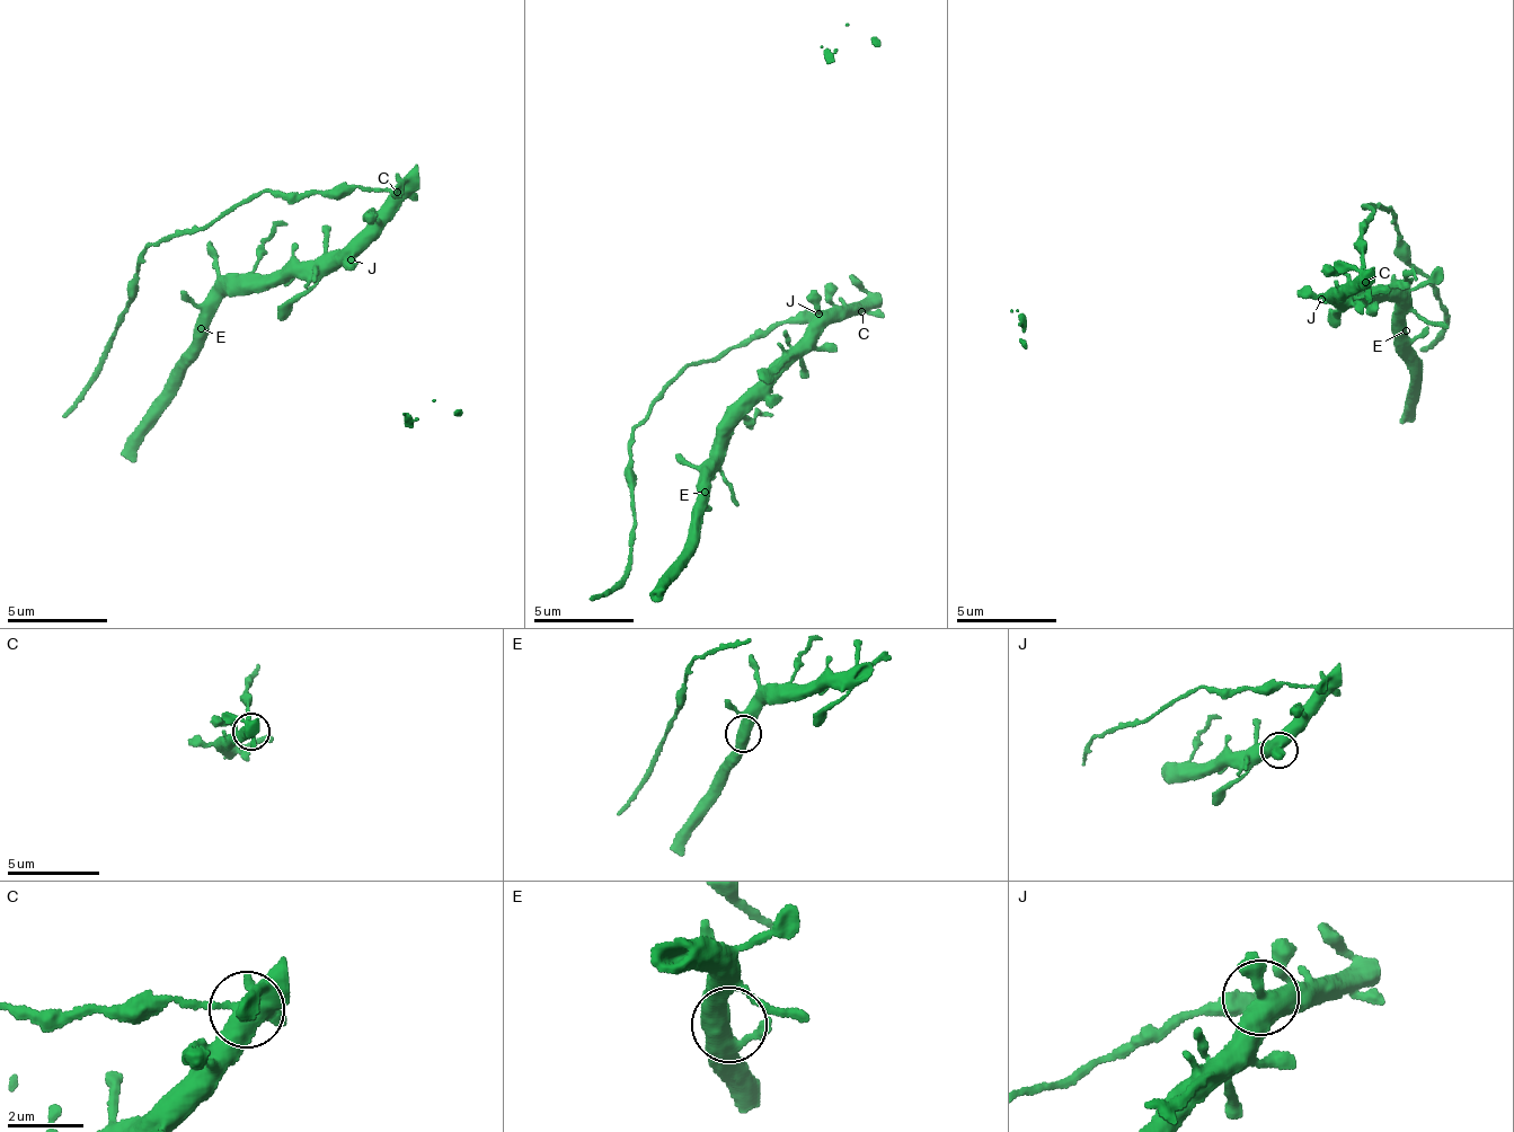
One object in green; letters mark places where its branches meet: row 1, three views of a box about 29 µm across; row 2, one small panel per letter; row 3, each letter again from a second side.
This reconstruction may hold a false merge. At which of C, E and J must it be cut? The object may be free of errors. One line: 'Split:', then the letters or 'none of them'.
Split: none of them

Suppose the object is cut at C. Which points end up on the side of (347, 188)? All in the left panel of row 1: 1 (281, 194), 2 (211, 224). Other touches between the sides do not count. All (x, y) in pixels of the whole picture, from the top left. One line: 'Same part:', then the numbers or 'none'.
Same part: 1, 2

